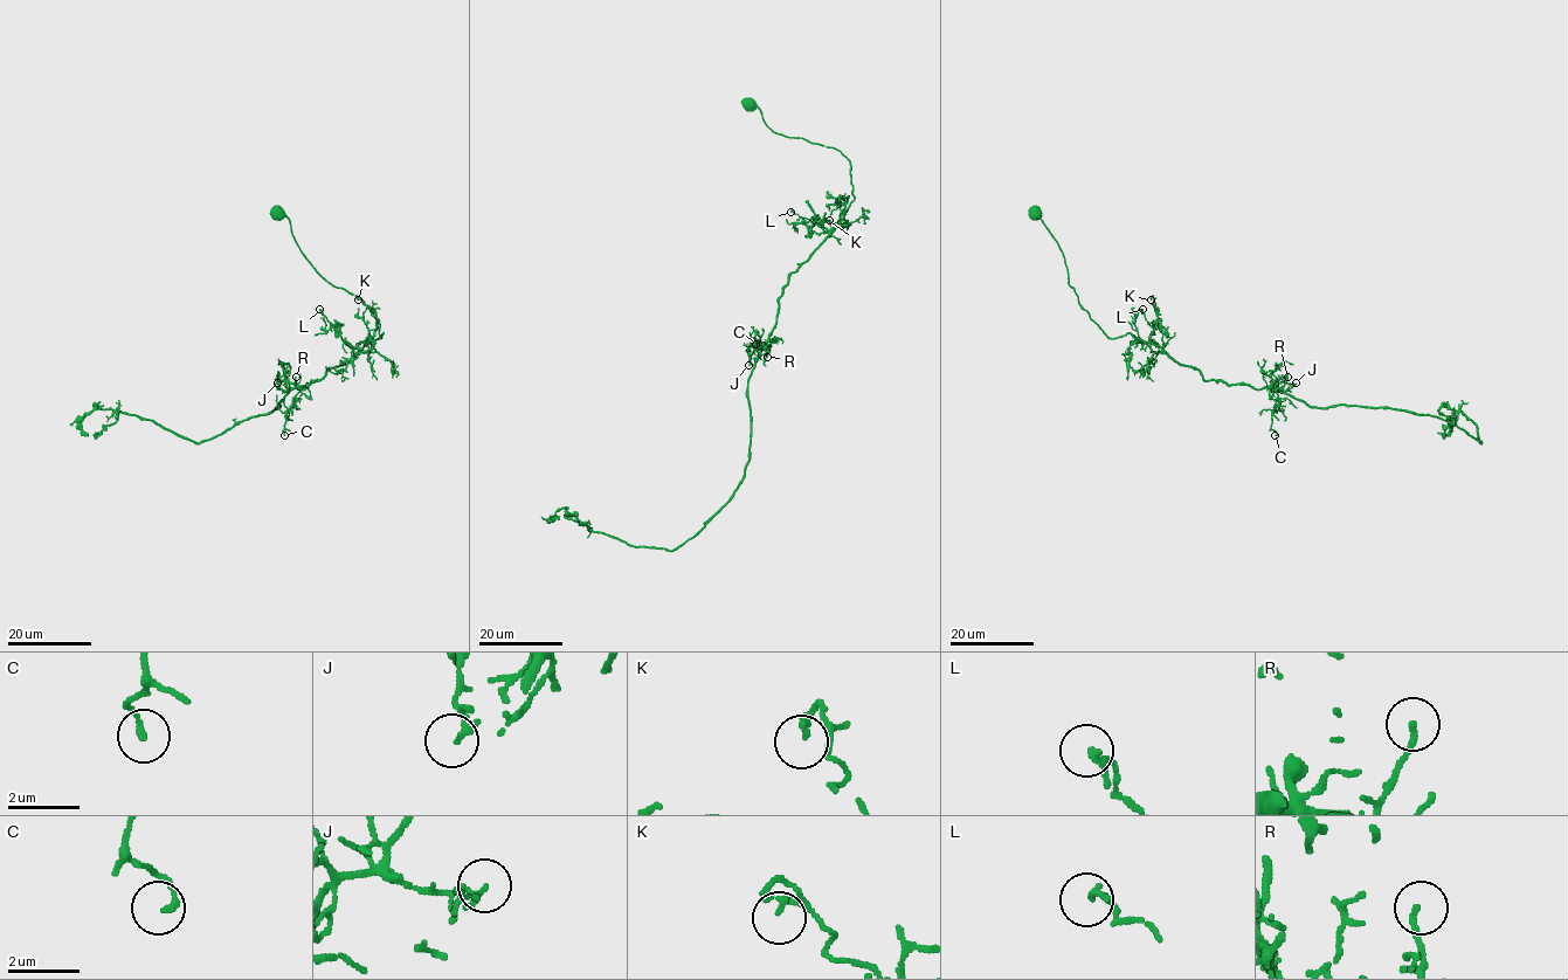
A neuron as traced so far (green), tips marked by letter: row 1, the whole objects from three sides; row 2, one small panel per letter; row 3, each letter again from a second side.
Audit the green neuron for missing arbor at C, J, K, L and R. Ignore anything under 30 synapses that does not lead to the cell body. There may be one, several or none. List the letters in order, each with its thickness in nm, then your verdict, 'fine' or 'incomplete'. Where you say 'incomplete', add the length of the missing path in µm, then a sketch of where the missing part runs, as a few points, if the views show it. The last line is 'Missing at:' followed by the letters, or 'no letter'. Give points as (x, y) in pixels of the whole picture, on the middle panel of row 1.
C: calibre 170 nm; fine
J: calibre 110 nm; fine
K: calibre 170 nm; fine
L: calibre 120 nm; fine
R: calibre 160 nm; fine
Missing at: no letter

